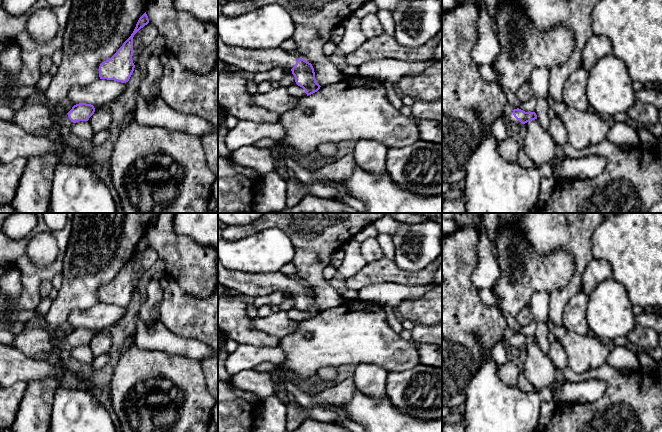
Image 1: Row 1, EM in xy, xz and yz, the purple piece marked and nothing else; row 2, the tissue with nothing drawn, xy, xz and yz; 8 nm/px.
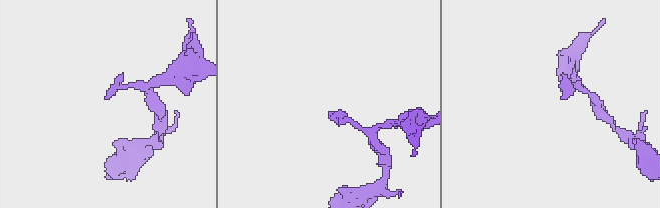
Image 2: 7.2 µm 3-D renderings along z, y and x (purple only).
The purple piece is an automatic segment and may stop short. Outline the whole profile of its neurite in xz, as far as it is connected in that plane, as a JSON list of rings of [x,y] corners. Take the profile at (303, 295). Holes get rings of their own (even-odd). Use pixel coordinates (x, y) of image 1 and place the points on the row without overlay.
[[[218,258],[218,284],[237,290],[240,295],[261,297],[275,291],[290,293],[298,310],[311,319],[320,313],[316,306],[314,292],[311,287],[299,282],[295,277],[275,273],[232,272],[226,269]]]

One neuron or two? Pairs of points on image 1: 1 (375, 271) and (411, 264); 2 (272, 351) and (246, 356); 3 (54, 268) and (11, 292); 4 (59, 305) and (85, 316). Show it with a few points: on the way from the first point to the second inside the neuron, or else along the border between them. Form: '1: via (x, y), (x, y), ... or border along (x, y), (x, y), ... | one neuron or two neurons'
1: border along (393, 260), (404, 270), (419, 271), (422, 269) | two neurons
2: via (266, 354), (252, 356) | one neuron
3: border along (15, 268), (20, 273), (21, 296) | two neurons
4: border along (95, 305), (85, 310), (73, 310), (66, 320) | two neurons

